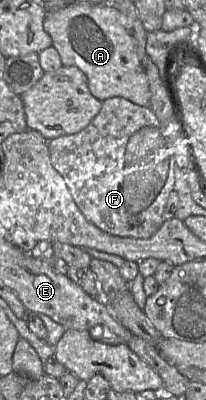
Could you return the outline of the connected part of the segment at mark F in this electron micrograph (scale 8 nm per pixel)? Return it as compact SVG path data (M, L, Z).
M114 97L102 104L102 109L92 122L81 132L57 138L48 144L50 160L54 169L64 179L71 195L85 218L107 232L135 237L149 237L154 234L165 218L165 204L170 190L175 184L175 146L163 135L162 126L151 108L141 107L124 98Z

